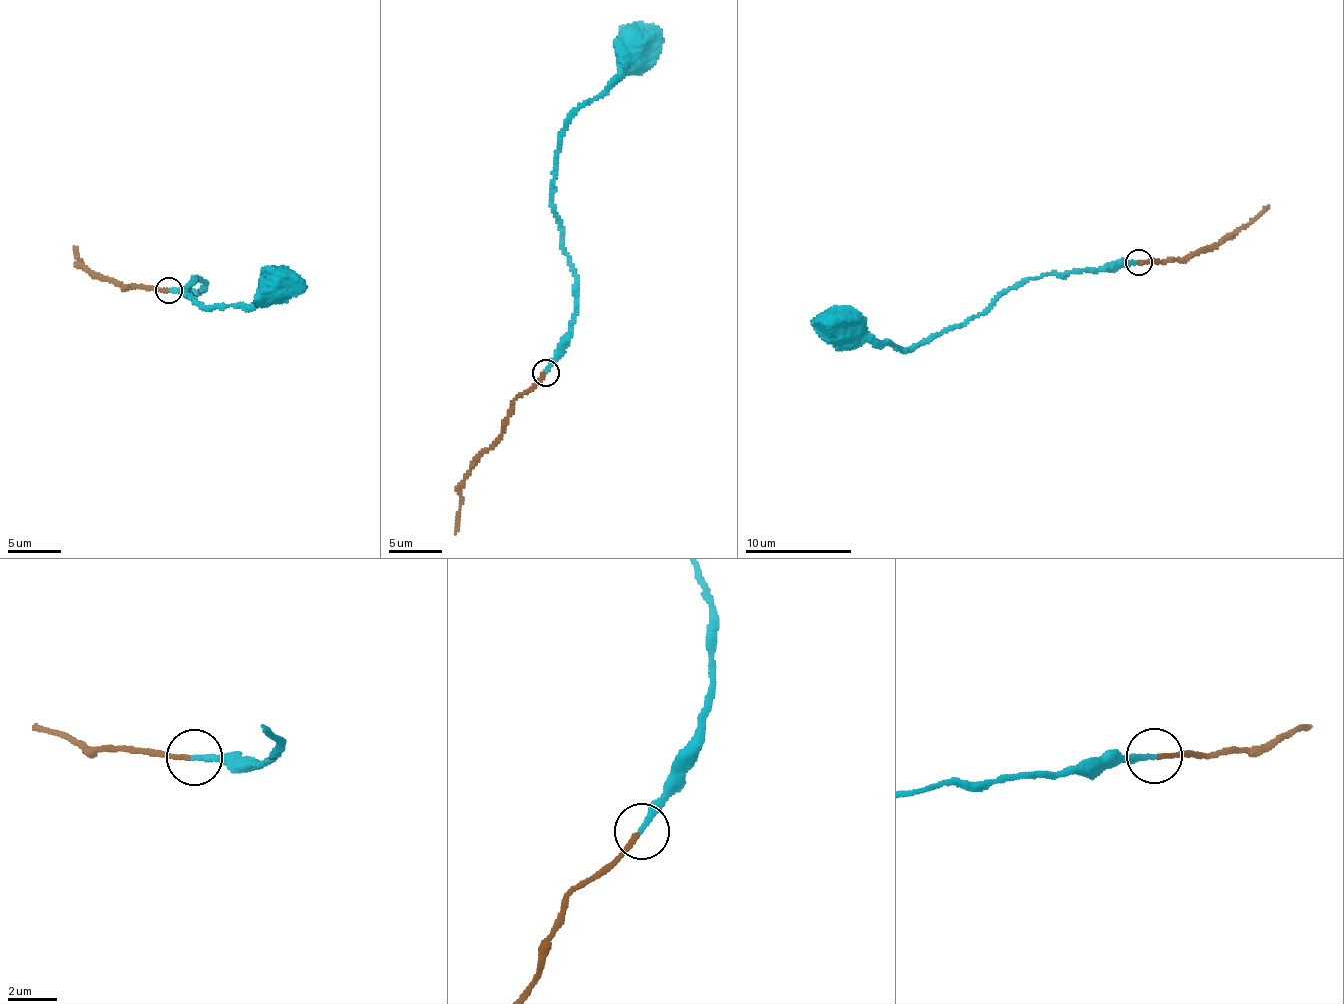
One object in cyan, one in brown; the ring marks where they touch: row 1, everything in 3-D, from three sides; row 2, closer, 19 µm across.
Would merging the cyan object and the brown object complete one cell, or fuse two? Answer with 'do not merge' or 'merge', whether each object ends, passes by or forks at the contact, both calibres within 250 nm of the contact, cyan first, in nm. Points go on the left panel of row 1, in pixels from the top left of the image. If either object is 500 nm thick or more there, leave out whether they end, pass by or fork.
merge | cyan ends | brown ends | 220/200 nm

